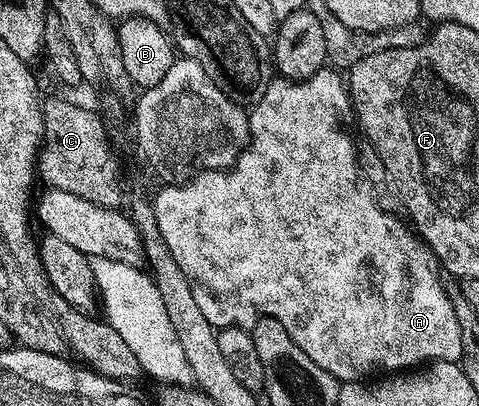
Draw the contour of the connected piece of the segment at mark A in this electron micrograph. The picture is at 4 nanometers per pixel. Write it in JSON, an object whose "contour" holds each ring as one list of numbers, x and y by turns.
{"contour":[[332,67,320,68,311,78,296,82,284,78,270,79,263,98,248,113,249,143,231,168,198,172,193,179,183,184,158,187,157,197,154,195,151,203,155,210,155,222,159,222,159,234,163,234,163,242,167,242,171,258,175,258,179,270,183,270,188,278,191,294,195,294,199,310,214,328,220,330,245,326,256,316,275,318,287,326,287,334,295,338,295,346,299,346,299,350,303,350,303,354,307,354,315,366,323,366,323,370,327,370,327,374,339,382,361,382,374,374,397,374,402,370,416,369,426,362,460,361,463,338,459,334,459,318,455,316,455,306,446,292,446,285,437,277,437,257,404,219,401,221,399,217,384,212,365,189,358,145,353,145,352,138,341,125,341,115,348,113,350,108,346,81,342,73]]}

